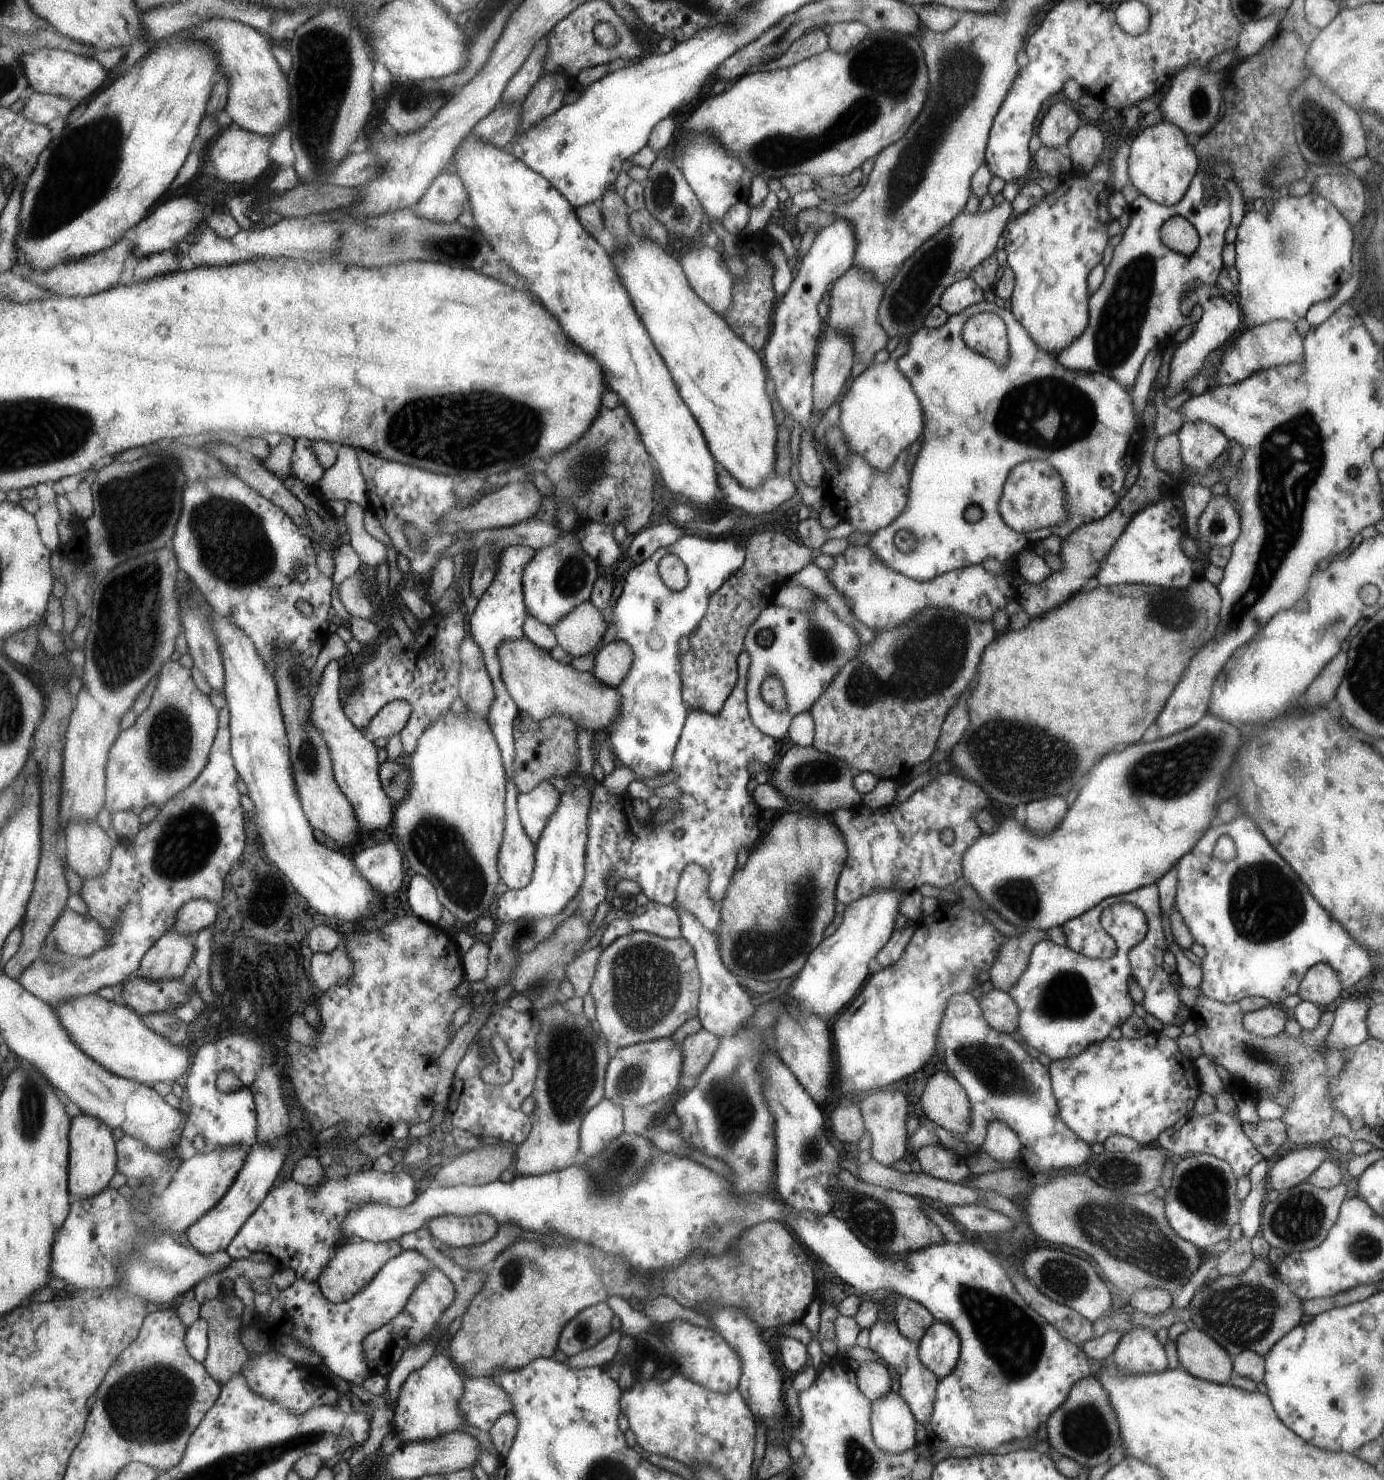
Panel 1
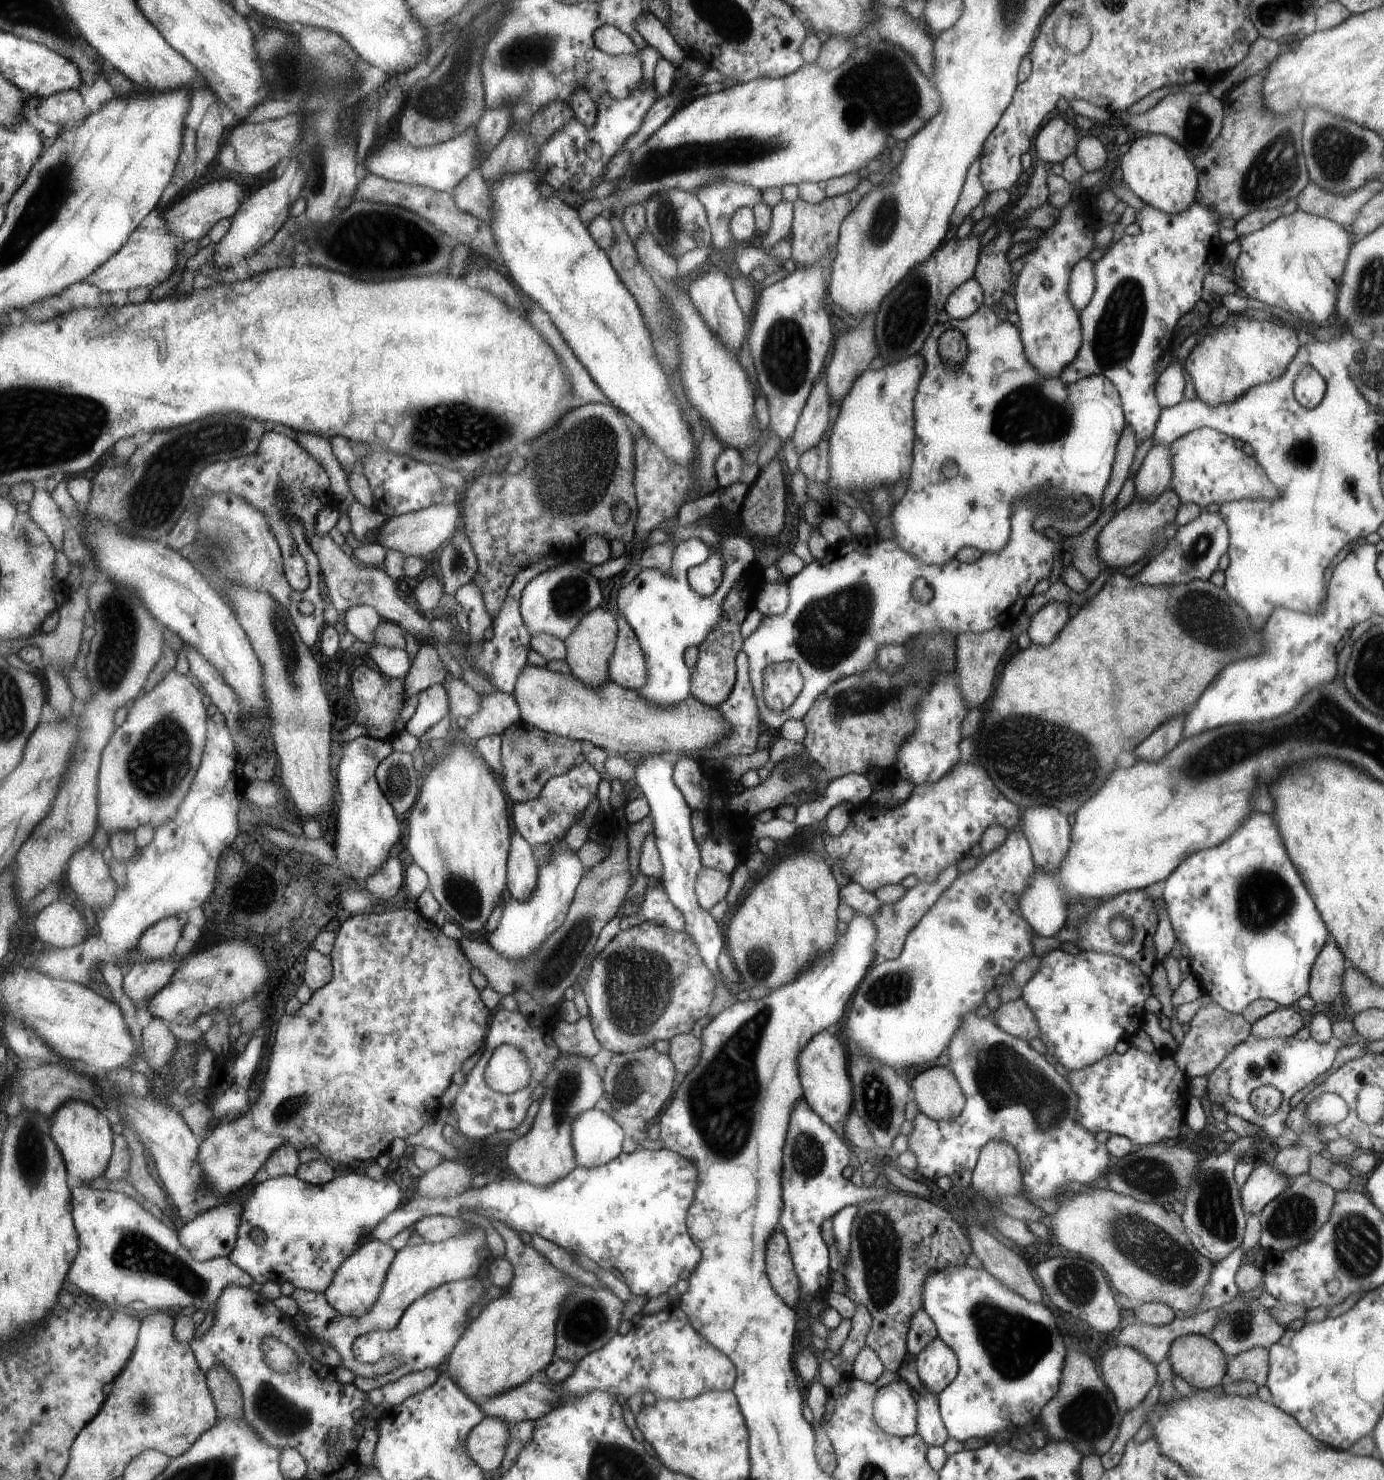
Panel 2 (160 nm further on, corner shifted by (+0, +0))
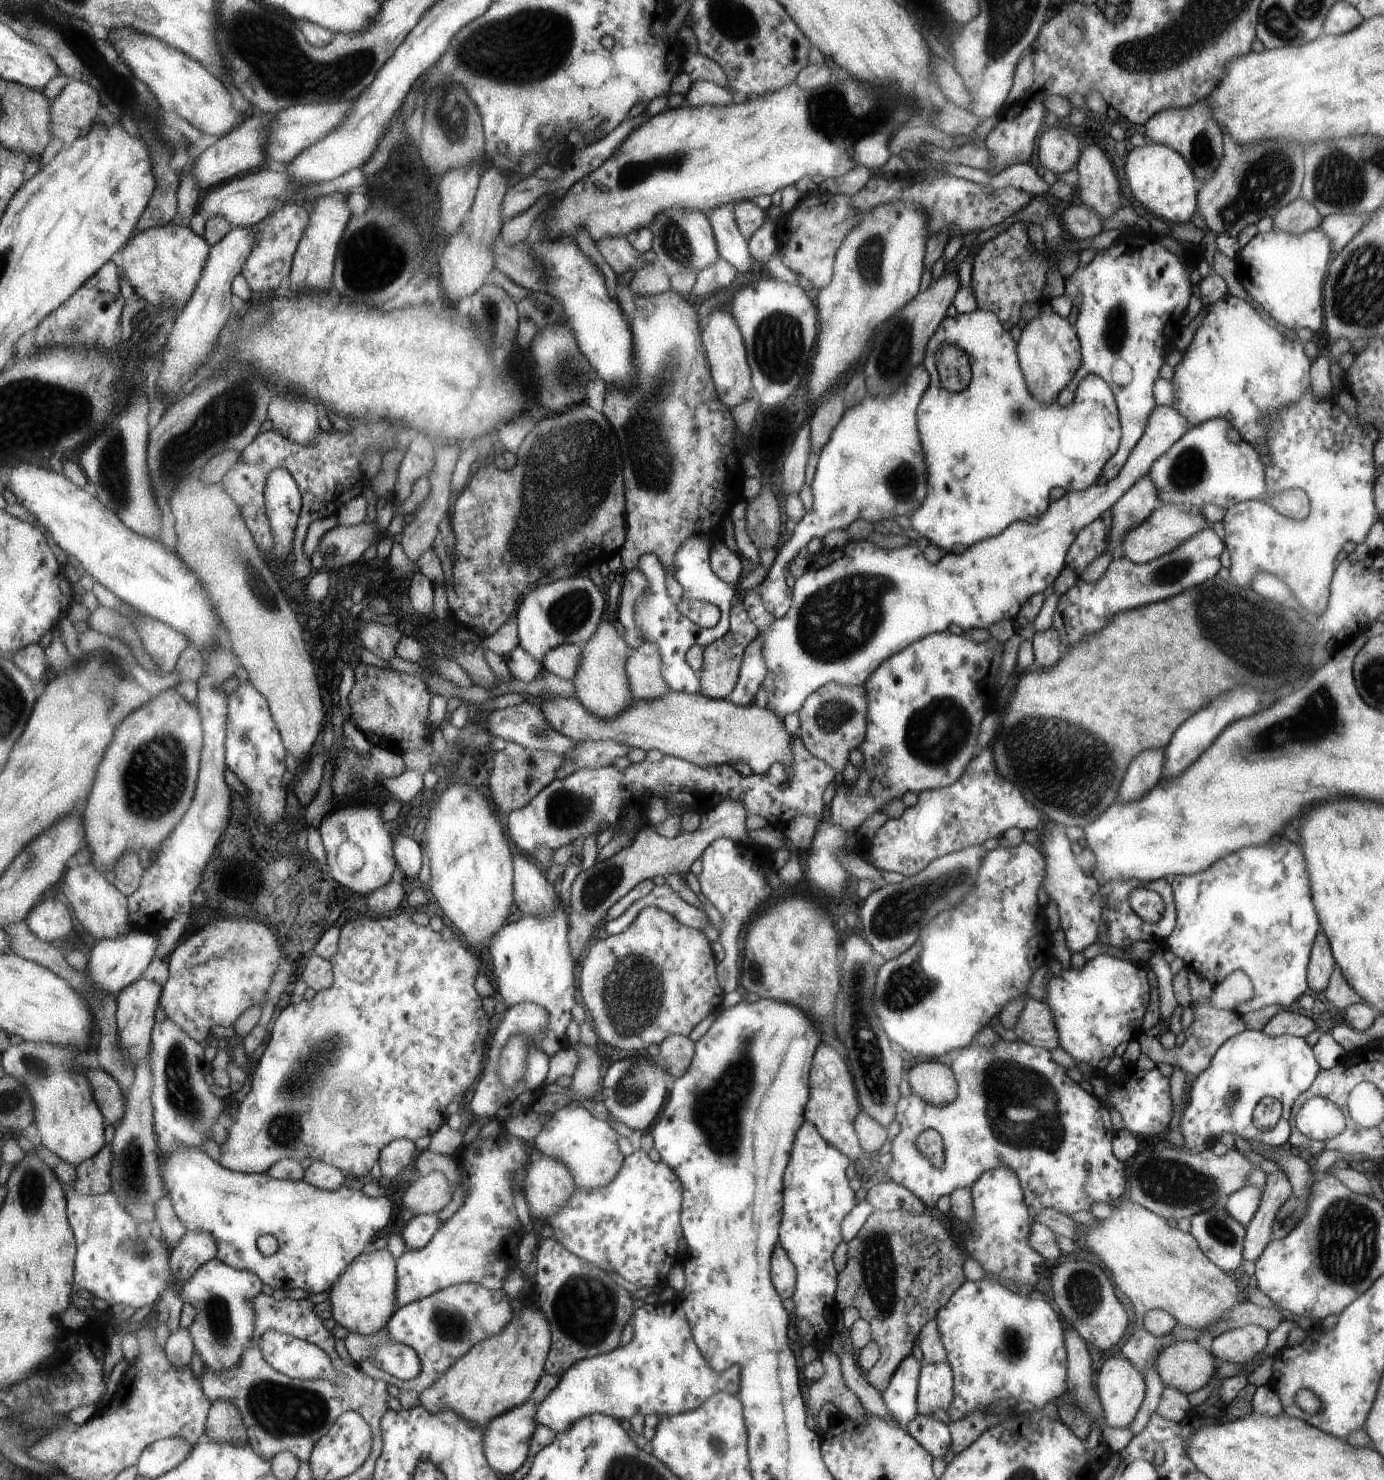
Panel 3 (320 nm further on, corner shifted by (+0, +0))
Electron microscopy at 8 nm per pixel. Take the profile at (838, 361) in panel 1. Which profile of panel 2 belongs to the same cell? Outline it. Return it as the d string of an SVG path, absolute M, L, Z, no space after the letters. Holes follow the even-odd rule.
M822 376L809 393L808 401L801 409L800 417L792 432L791 438L799 456L819 442L821 434L825 432L825 426L827 426L830 405L825 377Z

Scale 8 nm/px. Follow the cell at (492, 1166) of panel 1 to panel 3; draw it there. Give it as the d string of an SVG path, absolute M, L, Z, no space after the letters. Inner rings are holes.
M435 1171L427 1176L418 1176L404 1193L403 1204L417 1215L437 1213L453 1200L454 1190L447 1175Z

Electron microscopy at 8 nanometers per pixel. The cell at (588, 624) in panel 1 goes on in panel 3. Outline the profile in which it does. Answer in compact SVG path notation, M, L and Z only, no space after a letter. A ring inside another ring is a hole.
M601 622L597 632L584 644L582 661L573 680L575 696L584 708L602 719L611 721L632 706L635 700L626 671L628 660L634 653L626 638L609 622Z

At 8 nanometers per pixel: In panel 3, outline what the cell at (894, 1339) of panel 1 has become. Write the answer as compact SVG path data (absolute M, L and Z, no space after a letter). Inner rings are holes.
M915 1416L906 1424L905 1430L933 1458L943 1458L943 1455L950 1449L949 1430L945 1420L940 1417Z

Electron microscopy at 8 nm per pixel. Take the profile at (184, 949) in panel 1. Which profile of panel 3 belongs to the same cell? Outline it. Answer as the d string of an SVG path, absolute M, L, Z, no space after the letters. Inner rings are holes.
M146 978L135 981L118 994L118 1034L120 1044L128 1055L128 1060L137 1067L150 1054L152 1030L155 1026L155 1010L159 1008L163 987Z

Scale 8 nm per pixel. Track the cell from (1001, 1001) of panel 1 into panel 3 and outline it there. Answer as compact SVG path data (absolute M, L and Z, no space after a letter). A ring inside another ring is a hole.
M1026 999L1023 1010L1011 1029L1019 1041L1050 1051L1059 1047L1052 1010L1043 1001Z

